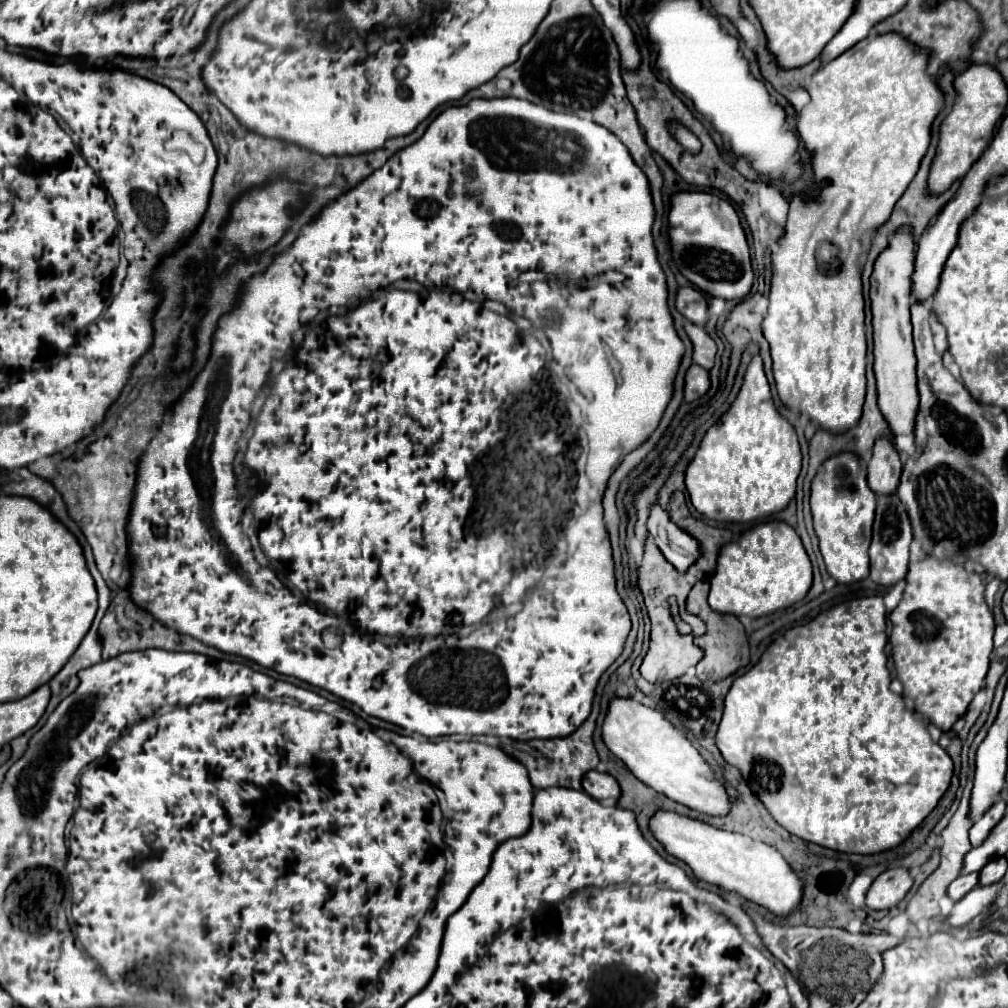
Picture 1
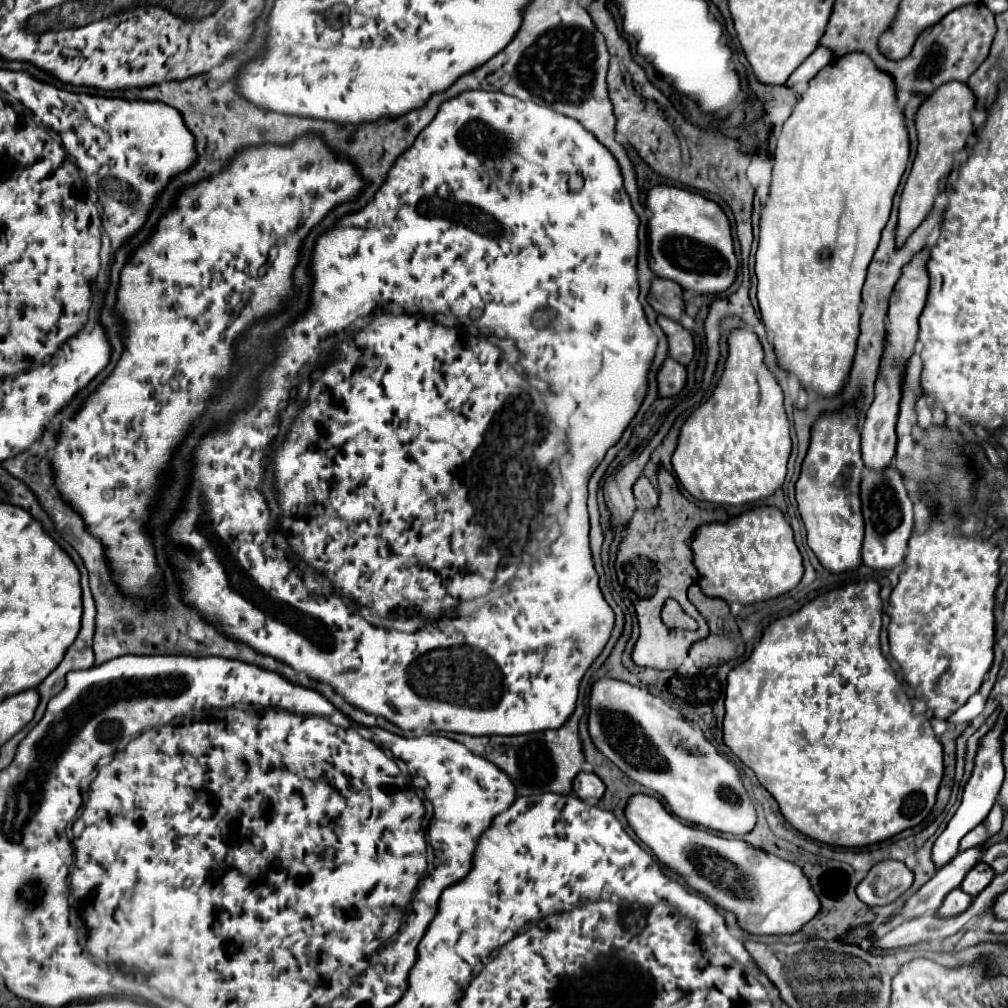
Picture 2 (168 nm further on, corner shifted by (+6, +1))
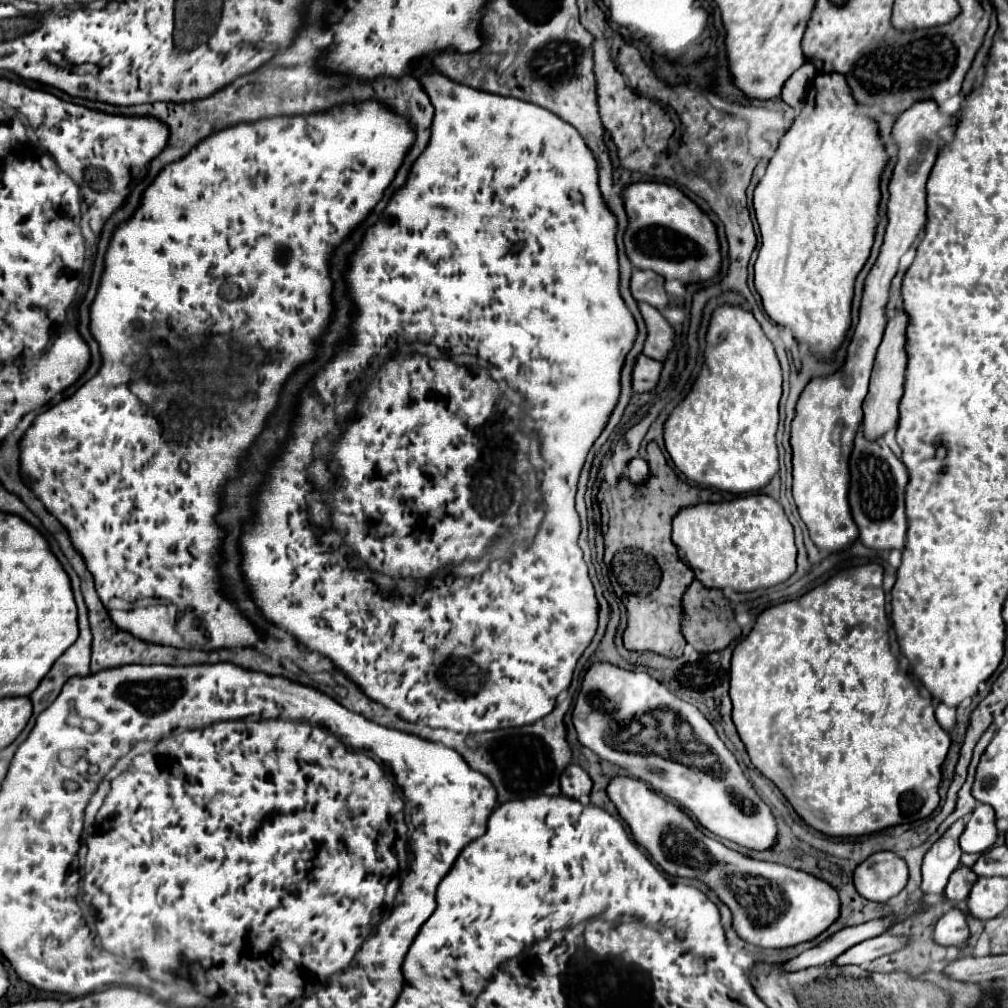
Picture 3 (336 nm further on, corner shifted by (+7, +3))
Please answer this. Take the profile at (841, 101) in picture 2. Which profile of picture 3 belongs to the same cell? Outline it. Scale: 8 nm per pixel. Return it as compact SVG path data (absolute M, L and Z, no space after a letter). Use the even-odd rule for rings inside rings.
M817 73L809 85L801 113L783 133L753 193L753 207L763 241L755 261L755 289L761 295L763 309L773 323L791 329L793 339L805 343L821 361L835 355L851 327L853 287L873 247L881 201L881 175L889 163L877 121L859 113L859 107L845 83L845 75Z

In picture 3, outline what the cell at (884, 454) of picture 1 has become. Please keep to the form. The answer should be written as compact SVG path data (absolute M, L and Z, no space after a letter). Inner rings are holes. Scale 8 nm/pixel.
M897 309L895 317L887 321L883 341L877 349L873 373L871 373L871 385L869 385L869 395L863 401L863 435L869 441L881 439L885 433L897 427L899 423L899 401L903 393L903 383L905 383L905 371L907 371L907 327L909 327L909 315L903 309Z

